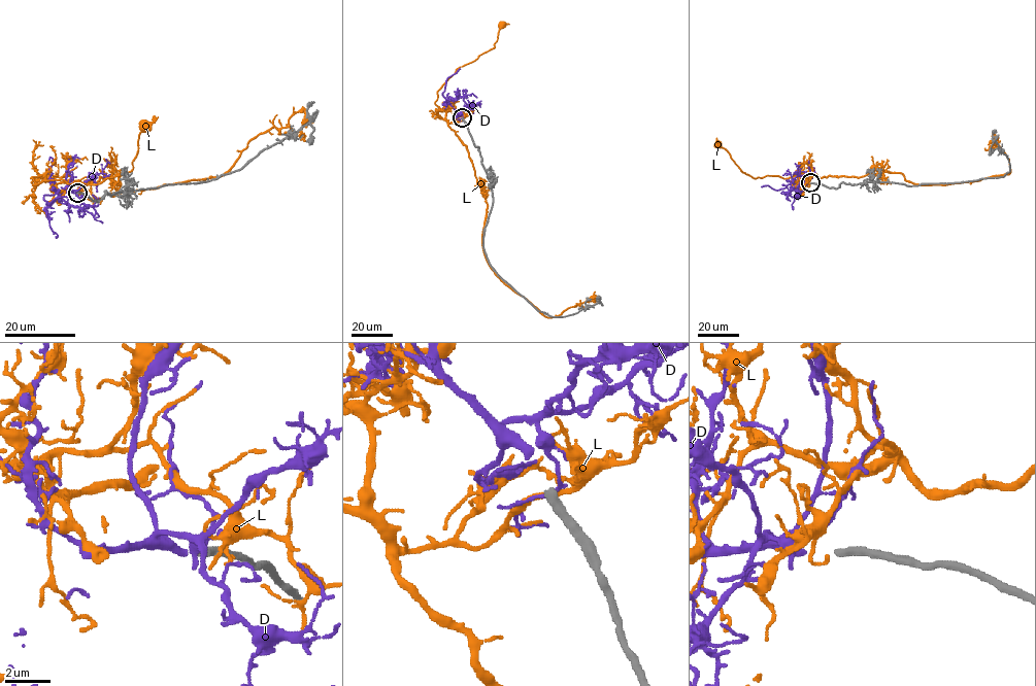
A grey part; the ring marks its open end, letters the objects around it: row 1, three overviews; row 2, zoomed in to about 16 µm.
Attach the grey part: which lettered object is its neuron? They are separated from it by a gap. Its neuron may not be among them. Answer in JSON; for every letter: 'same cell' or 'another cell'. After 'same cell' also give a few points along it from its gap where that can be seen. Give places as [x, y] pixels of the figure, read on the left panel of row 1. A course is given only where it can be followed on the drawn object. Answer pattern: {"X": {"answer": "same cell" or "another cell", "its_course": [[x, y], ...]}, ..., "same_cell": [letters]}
{"D": {"answer": "same cell", "its_course": [[78, 189], [74, 193], [44, 195], [43, 199], [48, 204], [59, 197], [73, 199]]}, "L": {"answer": "another cell"}, "same_cell": ["D"]}

